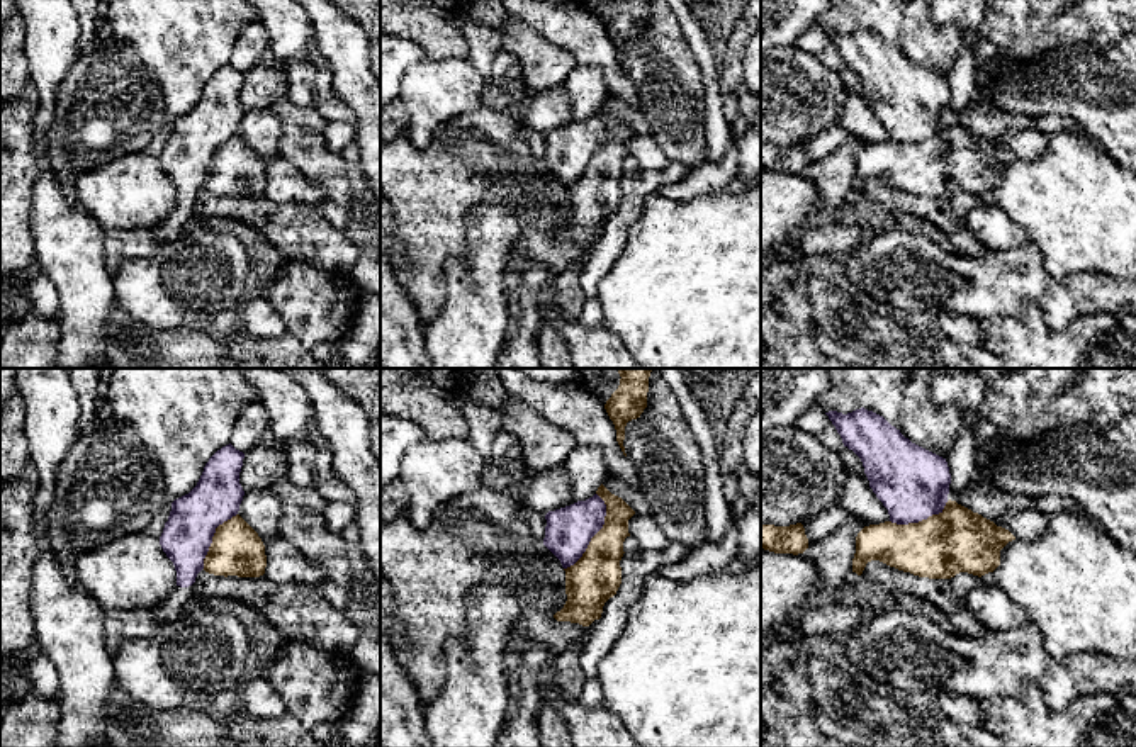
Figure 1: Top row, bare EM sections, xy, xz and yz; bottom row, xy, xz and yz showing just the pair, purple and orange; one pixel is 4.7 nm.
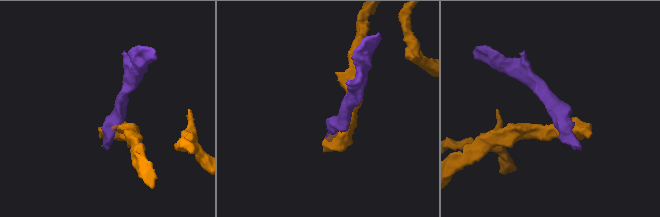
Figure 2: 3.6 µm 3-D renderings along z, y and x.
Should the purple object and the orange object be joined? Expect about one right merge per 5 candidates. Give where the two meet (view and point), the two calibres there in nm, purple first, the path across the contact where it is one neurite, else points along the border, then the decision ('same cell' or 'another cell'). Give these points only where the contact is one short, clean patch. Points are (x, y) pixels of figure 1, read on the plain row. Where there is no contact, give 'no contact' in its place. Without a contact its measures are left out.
meets purple in xz at (596, 151); 220 nm thick on the purple side, 240 nm on the other; another cell

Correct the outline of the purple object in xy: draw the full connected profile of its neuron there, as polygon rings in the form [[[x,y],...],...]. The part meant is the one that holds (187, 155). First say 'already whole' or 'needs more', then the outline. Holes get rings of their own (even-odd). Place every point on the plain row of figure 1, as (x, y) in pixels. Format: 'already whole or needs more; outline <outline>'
needs more; outline [[[231,63],[217,70],[204,87],[197,105],[172,122],[160,165],[177,190],[177,207],[155,227],[161,244],[190,233],[195,219],[194,202],[204,188],[204,178],[216,148],[238,134],[245,110],[239,92],[245,73]]]

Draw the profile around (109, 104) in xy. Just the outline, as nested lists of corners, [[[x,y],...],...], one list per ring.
[[[114,37],[95,53],[80,54],[56,90],[54,119],[46,134],[49,168],[66,199],[76,202],[75,180],[80,173],[117,156],[146,151],[156,132],[172,122],[153,71],[132,44]]]

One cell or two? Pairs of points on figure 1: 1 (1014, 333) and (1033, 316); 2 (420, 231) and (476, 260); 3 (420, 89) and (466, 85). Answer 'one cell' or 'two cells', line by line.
1: one cell
2: two cells
3: one cell

